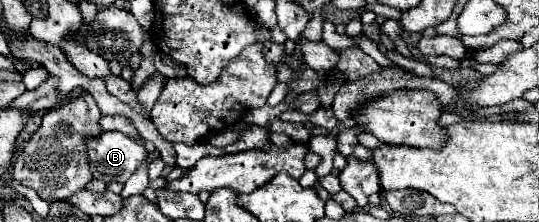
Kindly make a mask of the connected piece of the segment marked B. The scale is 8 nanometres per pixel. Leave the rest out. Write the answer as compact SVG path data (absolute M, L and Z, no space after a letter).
M103 132L99 138L89 140L89 166L93 176L103 182L117 180L125 184L147 158L149 152L121 132Z

